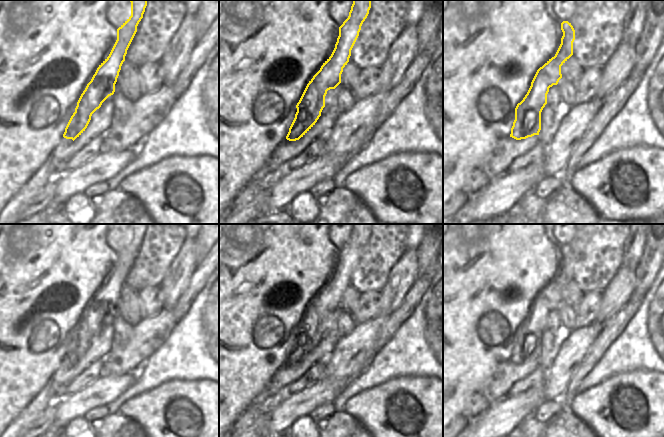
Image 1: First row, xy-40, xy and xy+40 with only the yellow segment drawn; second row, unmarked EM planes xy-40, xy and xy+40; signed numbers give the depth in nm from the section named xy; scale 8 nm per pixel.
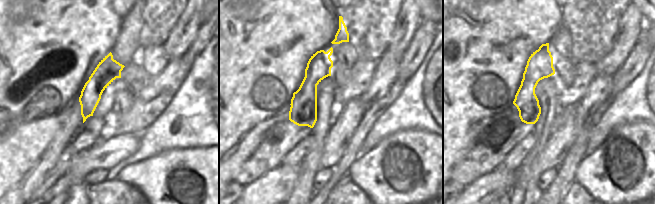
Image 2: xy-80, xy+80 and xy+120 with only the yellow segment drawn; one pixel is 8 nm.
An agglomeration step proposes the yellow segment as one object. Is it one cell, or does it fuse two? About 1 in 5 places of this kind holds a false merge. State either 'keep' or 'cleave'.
cleave

